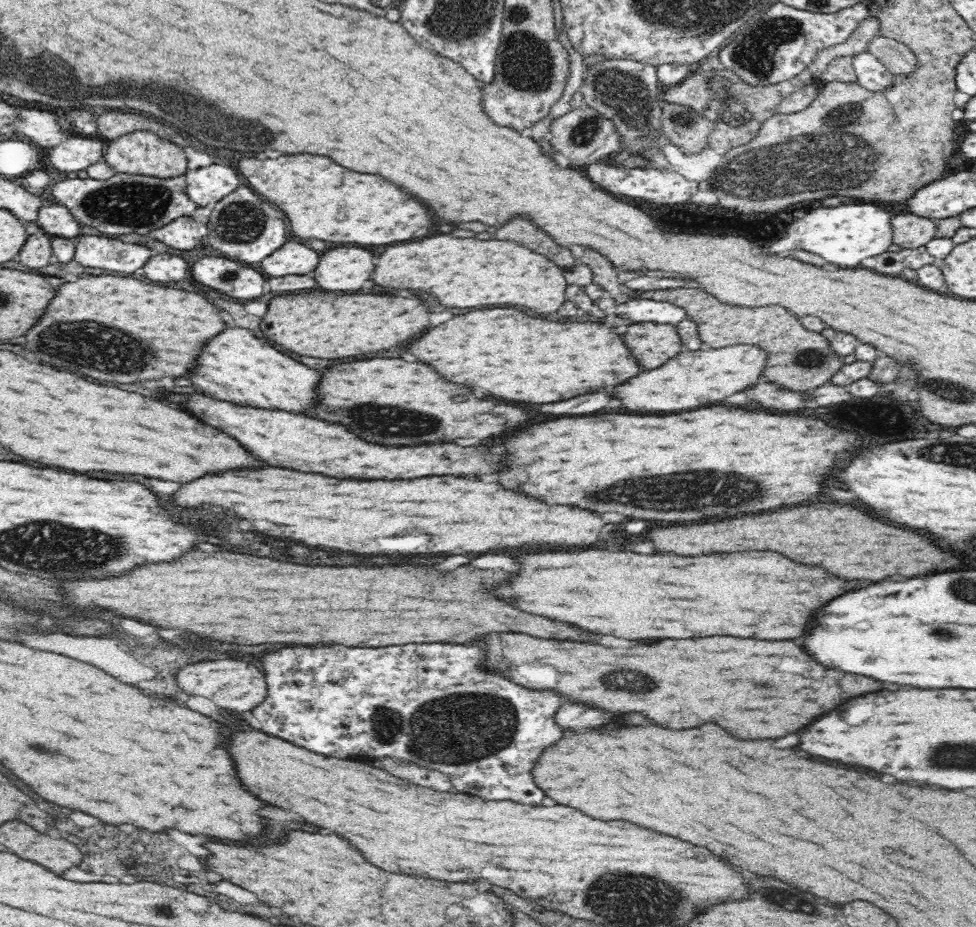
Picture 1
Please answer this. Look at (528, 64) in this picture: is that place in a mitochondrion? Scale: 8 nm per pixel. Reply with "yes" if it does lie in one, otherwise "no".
yes

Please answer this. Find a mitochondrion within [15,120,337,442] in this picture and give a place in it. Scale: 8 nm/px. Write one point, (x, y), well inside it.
(110, 351)

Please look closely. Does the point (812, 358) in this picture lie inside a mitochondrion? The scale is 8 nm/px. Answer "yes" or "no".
yes

